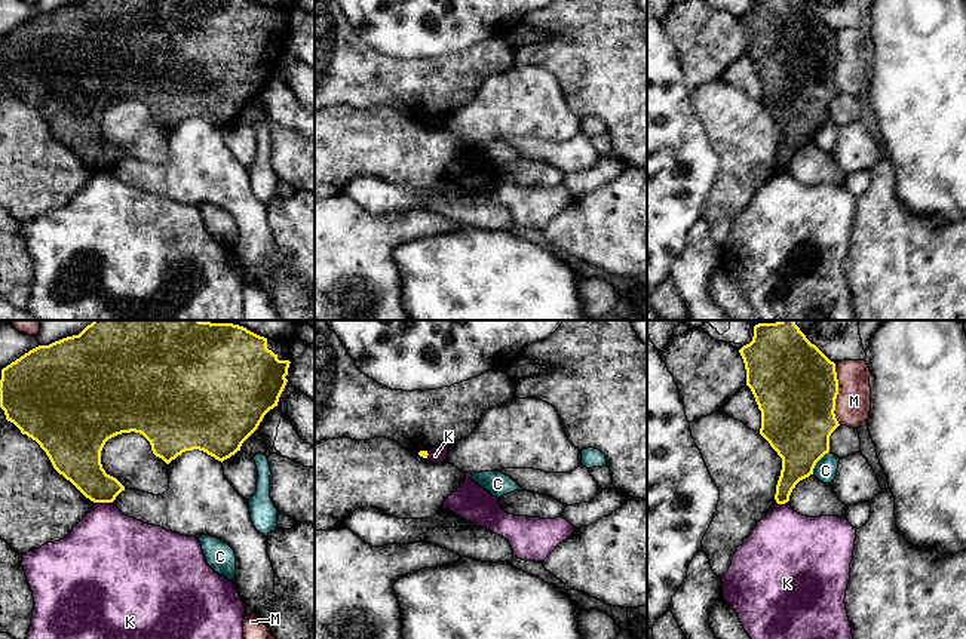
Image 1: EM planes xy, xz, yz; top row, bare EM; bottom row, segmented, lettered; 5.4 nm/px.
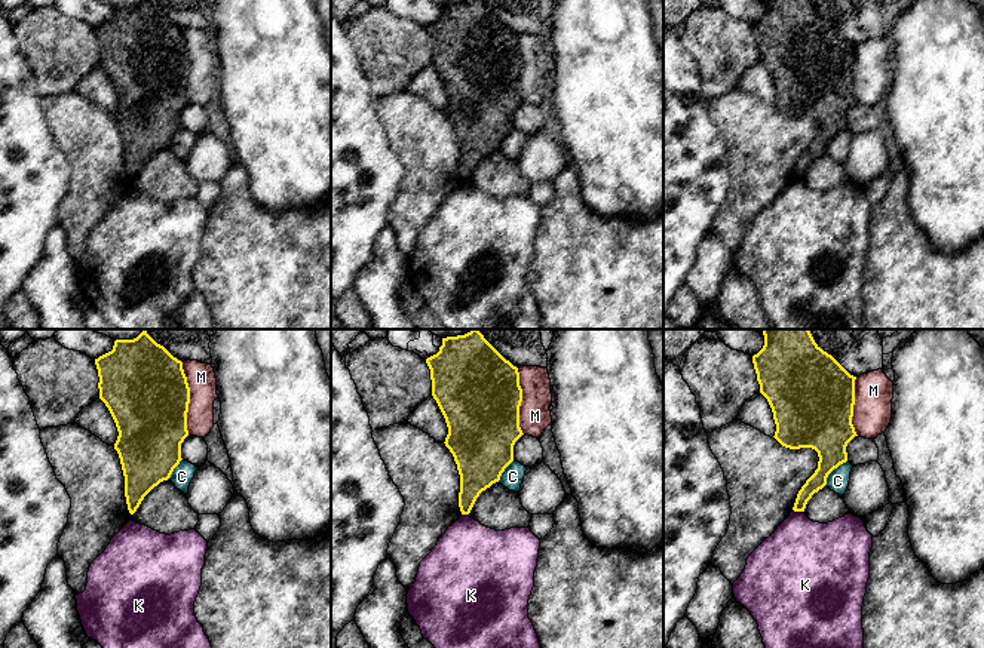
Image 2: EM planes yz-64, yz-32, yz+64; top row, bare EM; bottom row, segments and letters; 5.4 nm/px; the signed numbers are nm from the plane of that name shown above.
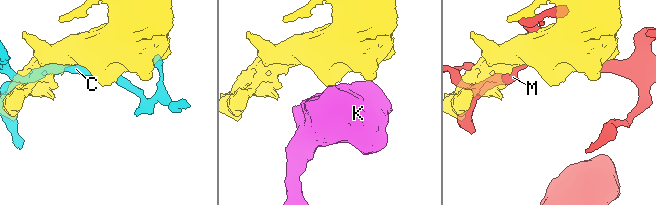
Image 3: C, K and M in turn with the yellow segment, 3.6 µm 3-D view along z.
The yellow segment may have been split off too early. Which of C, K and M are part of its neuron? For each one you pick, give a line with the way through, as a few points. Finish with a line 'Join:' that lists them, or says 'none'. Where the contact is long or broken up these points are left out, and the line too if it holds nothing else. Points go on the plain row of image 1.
K: Path across: xy (80, 129), (103, 159), (103, 169), (106, 215)
Join: K

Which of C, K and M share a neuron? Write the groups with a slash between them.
C / K / M

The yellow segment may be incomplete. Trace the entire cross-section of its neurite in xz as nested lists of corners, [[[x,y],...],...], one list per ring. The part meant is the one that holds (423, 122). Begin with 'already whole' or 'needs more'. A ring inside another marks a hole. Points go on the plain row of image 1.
needs more; [[[442,114],[442,116],[432,116],[430,119],[420,119],[418,123],[436,132],[447,129],[448,116]]]

